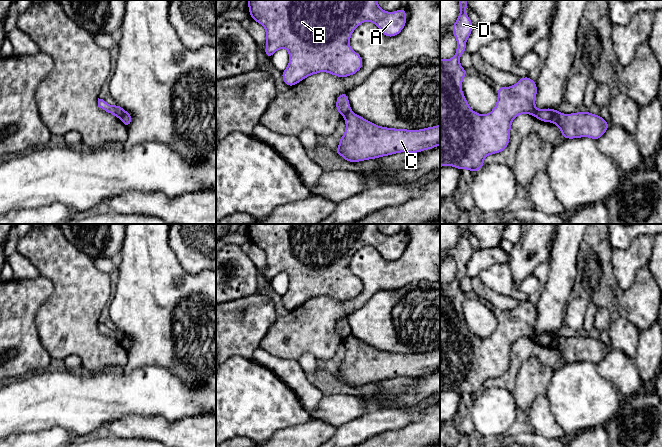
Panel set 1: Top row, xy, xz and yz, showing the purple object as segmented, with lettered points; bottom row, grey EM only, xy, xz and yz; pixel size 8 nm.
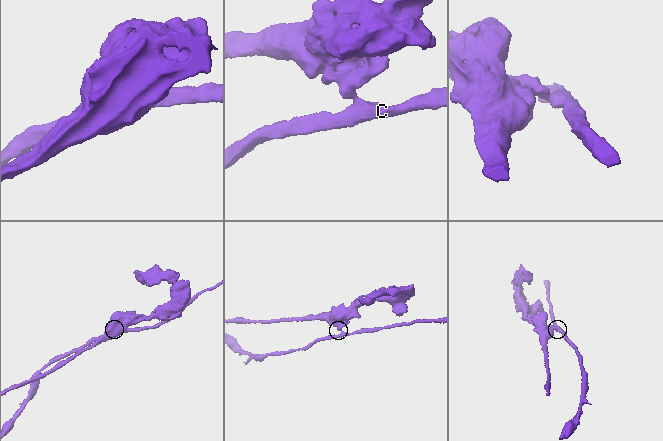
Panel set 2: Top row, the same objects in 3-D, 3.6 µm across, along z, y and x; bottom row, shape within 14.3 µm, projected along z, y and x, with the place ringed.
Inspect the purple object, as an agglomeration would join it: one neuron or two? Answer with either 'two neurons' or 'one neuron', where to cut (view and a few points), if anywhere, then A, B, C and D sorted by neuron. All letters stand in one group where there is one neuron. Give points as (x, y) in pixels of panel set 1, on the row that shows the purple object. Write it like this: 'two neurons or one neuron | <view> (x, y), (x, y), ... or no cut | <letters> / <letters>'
two neurons | yz (555, 110), (549, 121) | A B D / C

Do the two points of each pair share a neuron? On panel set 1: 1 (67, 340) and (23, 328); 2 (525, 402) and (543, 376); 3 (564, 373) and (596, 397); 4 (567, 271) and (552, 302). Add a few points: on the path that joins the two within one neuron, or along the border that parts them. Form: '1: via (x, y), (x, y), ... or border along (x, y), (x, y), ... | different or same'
1: border along (38, 309), (35, 326), (40, 343), (49, 353) | different
2: via (525, 396), (537, 382) | same
3: via (572, 381), (588, 397) | same
4: via (561, 279), (556, 294) | same

